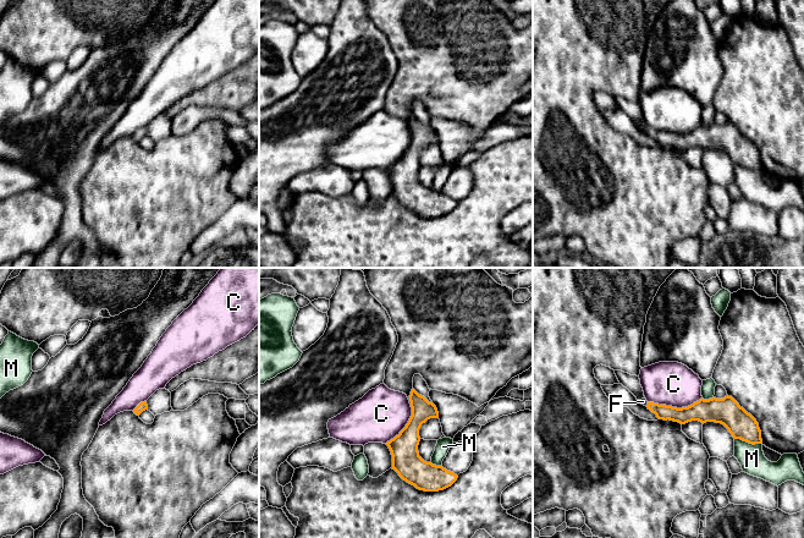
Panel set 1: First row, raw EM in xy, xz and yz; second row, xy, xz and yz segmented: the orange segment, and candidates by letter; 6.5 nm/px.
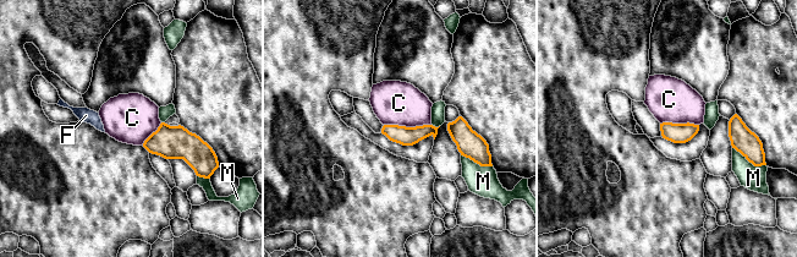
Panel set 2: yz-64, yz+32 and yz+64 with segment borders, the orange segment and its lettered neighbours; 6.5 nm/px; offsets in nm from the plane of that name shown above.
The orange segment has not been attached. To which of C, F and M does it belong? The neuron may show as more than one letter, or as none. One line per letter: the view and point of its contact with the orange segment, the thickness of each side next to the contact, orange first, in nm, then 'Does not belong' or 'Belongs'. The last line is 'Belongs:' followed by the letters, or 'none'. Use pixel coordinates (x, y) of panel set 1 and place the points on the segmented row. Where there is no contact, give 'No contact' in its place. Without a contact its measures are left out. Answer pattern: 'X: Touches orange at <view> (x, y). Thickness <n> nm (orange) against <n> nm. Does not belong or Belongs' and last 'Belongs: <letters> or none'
C: Touches orange at yz (675, 407). Thickness 160 nm (orange) against 280 nm. Does not belong
F: Touches orange at yz (648, 404). Thickness 100 nm (orange) against 50 nm. Belongs
M: Touches orange at yz (748, 442). Thickness 180 nm (orange) against 170 nm. Does not belong
Belongs: F

